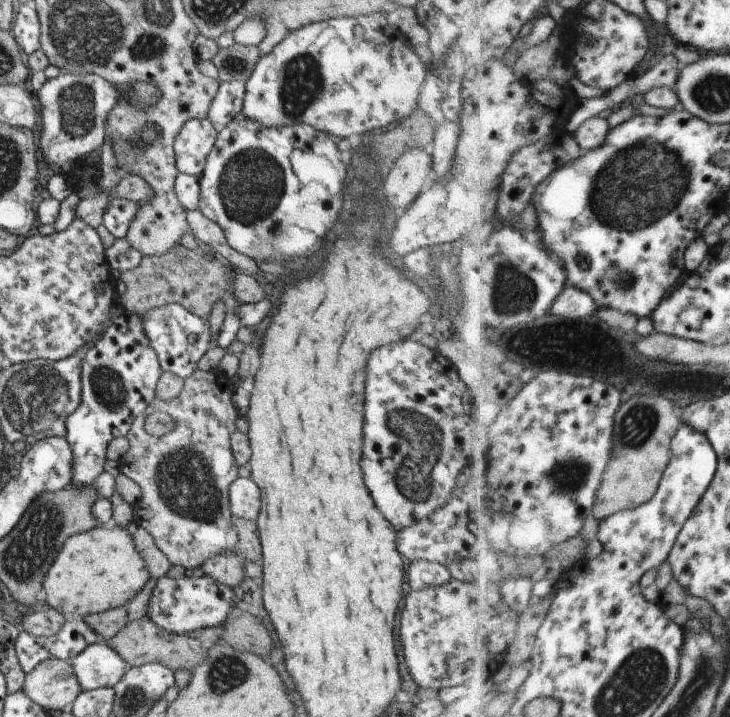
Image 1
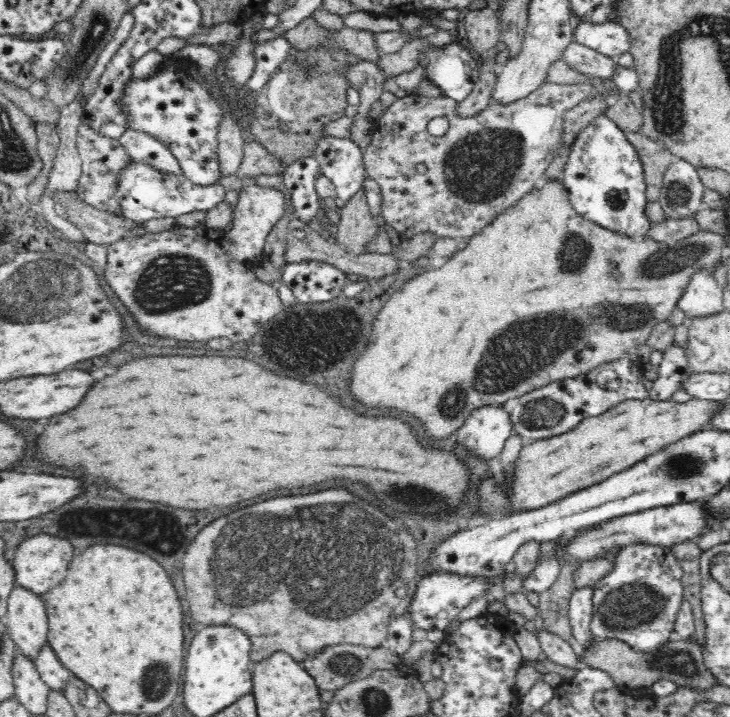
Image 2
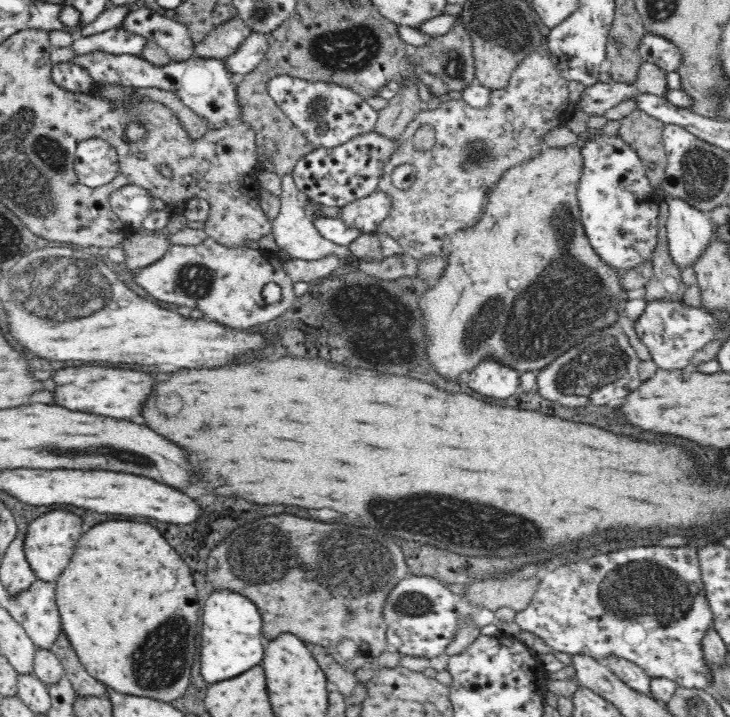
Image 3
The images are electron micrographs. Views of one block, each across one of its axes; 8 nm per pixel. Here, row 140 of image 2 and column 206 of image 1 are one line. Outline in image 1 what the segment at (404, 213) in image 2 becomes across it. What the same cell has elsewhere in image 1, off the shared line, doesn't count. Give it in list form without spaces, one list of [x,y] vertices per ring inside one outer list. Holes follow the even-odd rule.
[[[195,369],[186,379],[181,392],[171,400],[155,397],[139,416],[136,416],[127,431],[128,442],[124,464],[119,464],[118,472],[123,473],[139,486],[141,498],[133,505],[133,519],[144,528],[155,546],[172,564],[179,564],[186,570],[199,568],[212,554],[235,552],[237,542],[231,514],[228,507],[228,484],[237,476],[230,449],[230,434],[236,430],[235,420],[239,417],[232,403],[235,391],[233,380],[221,370],[203,371]],[[145,426],[175,426],[171,432],[153,436],[145,431]]]

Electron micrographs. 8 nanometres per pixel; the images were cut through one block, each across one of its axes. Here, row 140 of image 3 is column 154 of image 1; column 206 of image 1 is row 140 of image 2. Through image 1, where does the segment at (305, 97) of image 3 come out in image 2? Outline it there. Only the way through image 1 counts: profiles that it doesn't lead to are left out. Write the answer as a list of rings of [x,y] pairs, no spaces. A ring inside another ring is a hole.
[[[332,135],[317,141],[313,157],[334,185],[338,212],[362,187],[366,173],[363,152],[348,136]]]

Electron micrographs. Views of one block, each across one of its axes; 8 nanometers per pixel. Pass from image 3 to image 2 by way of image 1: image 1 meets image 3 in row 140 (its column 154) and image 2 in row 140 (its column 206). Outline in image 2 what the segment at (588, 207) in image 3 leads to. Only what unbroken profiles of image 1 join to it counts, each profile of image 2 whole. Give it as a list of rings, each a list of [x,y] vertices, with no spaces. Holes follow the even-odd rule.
[[[605,115],[595,118],[572,143],[561,174],[562,187],[582,218],[626,237],[644,238],[652,225],[644,213],[647,202],[645,169],[636,146]]]

